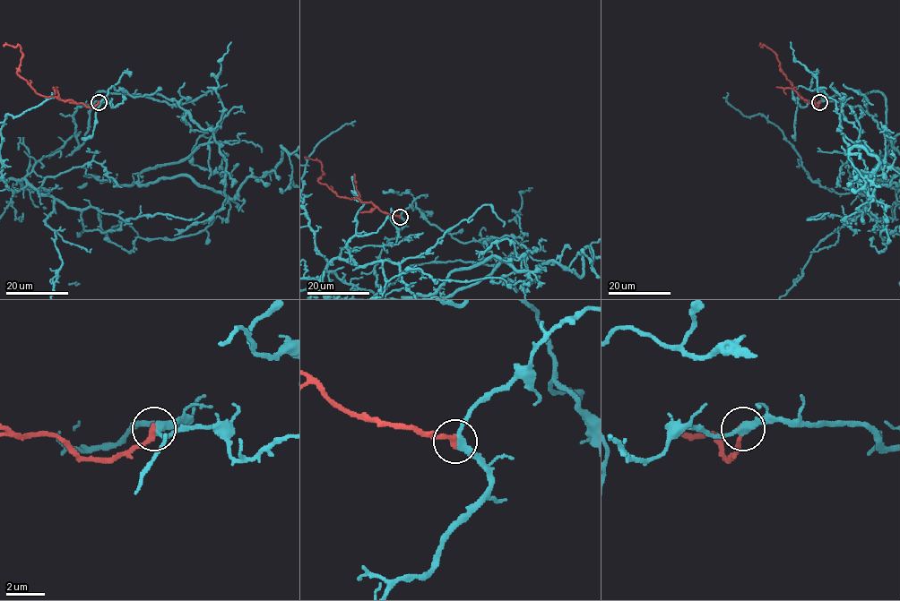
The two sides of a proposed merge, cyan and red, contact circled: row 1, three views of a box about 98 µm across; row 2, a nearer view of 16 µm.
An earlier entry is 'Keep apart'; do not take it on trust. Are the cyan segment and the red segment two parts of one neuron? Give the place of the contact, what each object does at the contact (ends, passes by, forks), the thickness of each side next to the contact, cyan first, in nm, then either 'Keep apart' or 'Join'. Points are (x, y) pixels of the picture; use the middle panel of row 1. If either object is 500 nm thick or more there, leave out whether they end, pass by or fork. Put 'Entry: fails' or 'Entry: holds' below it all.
Place: (400, 217). At the ring cyan passes by. At the ring red ends. Thickness 360 nm (cyan) against 380 nm. Join
Entry: fails

